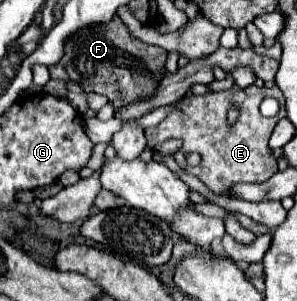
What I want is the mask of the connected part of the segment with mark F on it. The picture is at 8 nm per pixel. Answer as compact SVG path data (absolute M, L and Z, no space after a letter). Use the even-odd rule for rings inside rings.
M116 16L108 24L90 26L74 34L66 42L64 58L50 68L50 74L52 78L80 84L84 92L104 94L112 108L118 112L128 104L142 102L154 96L158 82L162 80L166 58L168 58L166 50L144 44L142 40L134 38L126 24L120 22L120 18Z

